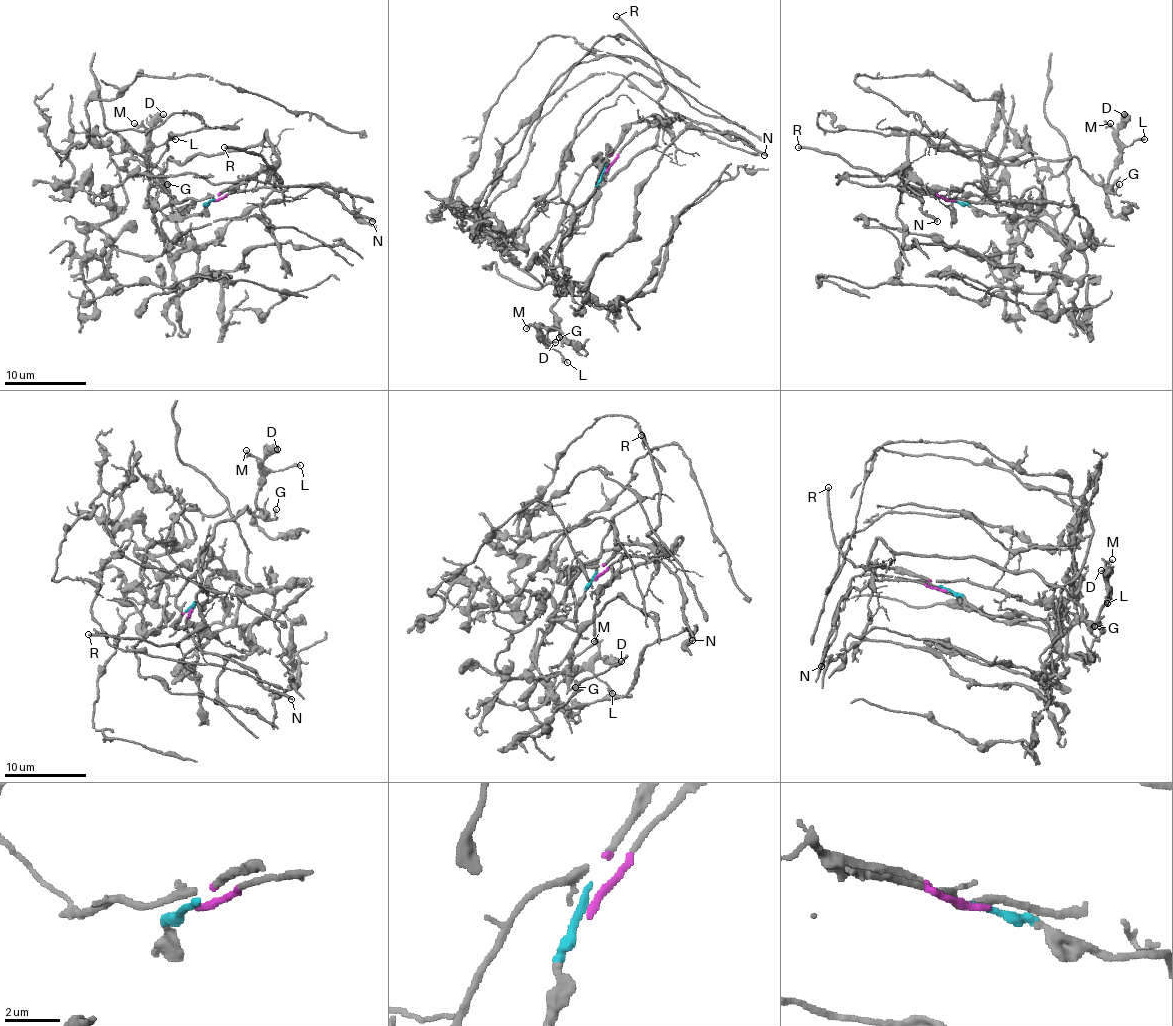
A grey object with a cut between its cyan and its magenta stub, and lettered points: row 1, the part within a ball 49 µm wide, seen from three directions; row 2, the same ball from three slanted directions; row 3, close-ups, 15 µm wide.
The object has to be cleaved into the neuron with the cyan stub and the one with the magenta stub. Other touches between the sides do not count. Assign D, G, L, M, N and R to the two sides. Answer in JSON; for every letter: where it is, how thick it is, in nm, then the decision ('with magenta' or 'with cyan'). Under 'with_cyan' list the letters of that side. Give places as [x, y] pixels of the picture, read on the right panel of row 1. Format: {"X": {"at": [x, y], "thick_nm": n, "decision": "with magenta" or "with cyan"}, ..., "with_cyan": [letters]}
{"D": {"at": [1124, 114], "thick_nm": 400, "decision": "with magenta"}, "G": {"at": [1119, 184], "thick_nm": 180, "decision": "with magenta"}, "L": {"at": [1144, 139], "thick_nm": 190, "decision": "with magenta"}, "M": {"at": [1110, 123], "thick_nm": 240, "decision": "with magenta"}, "N": {"at": [937, 221], "thick_nm": 240, "decision": "with magenta"}, "R": {"at": [798, 147], "thick_nm": 240, "decision": "with magenta"}, "with_cyan": []}

